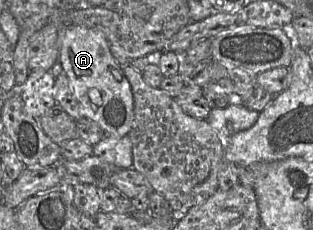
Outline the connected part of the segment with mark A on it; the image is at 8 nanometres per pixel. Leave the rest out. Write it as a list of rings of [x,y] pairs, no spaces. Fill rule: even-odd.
[[[74,27],[64,35],[56,64],[56,99],[72,118],[90,118],[97,122],[106,136],[123,137],[128,135],[134,120],[134,101],[129,81],[111,52],[111,45],[105,33],[97,27]]]

